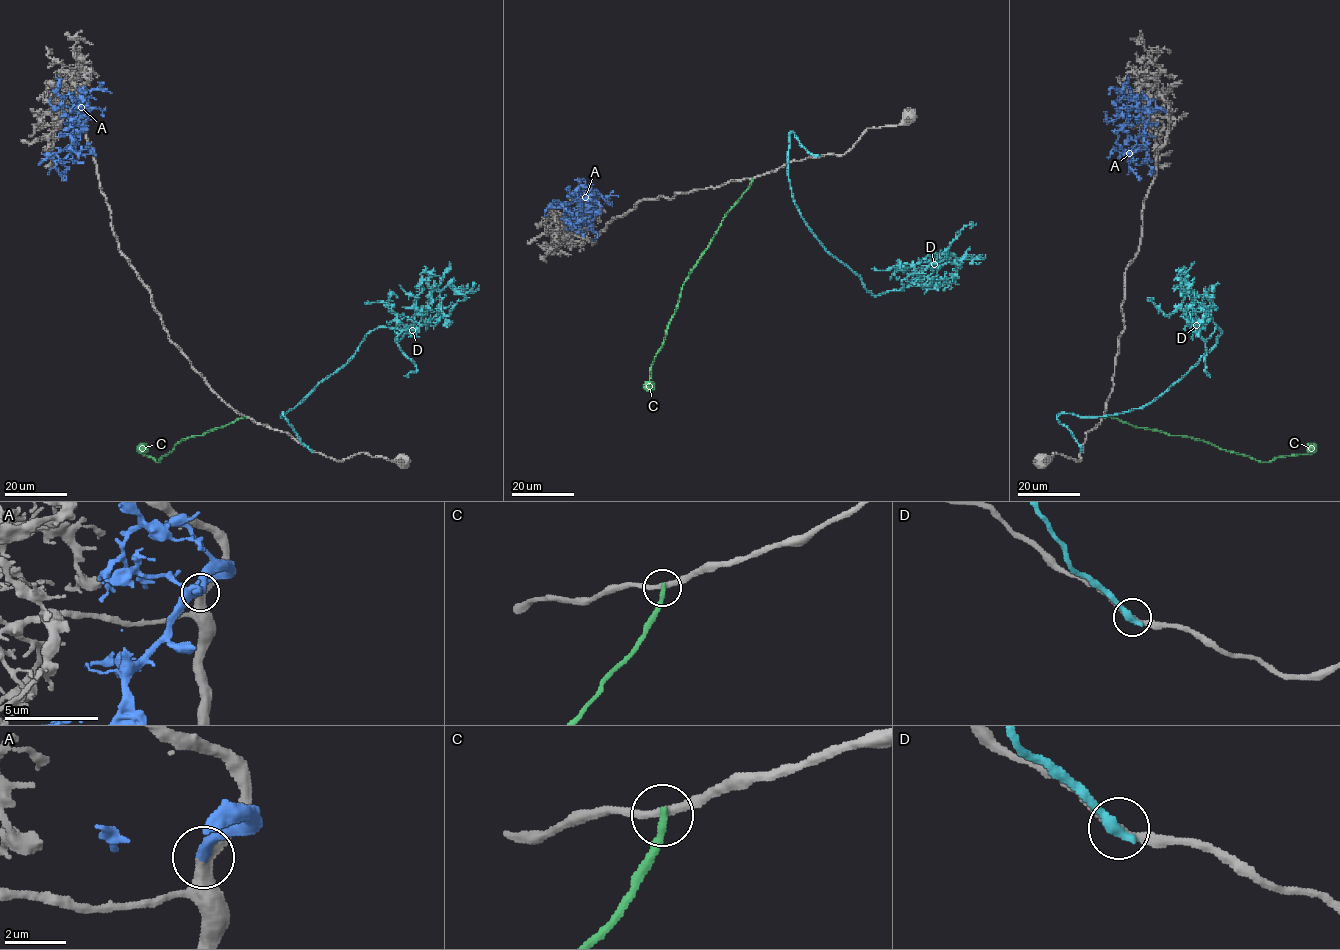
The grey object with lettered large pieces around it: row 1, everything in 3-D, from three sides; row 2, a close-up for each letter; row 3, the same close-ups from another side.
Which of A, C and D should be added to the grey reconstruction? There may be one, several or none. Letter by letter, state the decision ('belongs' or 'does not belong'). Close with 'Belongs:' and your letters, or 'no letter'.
A: belongs
C: does not belong
D: does not belong
Belongs: A

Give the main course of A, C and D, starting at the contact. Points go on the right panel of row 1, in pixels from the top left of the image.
A: (1166, 112), (1158, 108), (1149, 114), (1142, 143), (1132, 152), (1129, 167), (1138, 178), (1140, 175)
C: (1104, 417), (1199, 439), (1260, 461), (1307, 454), (1314, 443)
D: (1082, 451), (1059, 414), (1141, 408), (1221, 333), (1216, 327), (1205, 341), (1179, 308), (1165, 315), (1148, 298)

